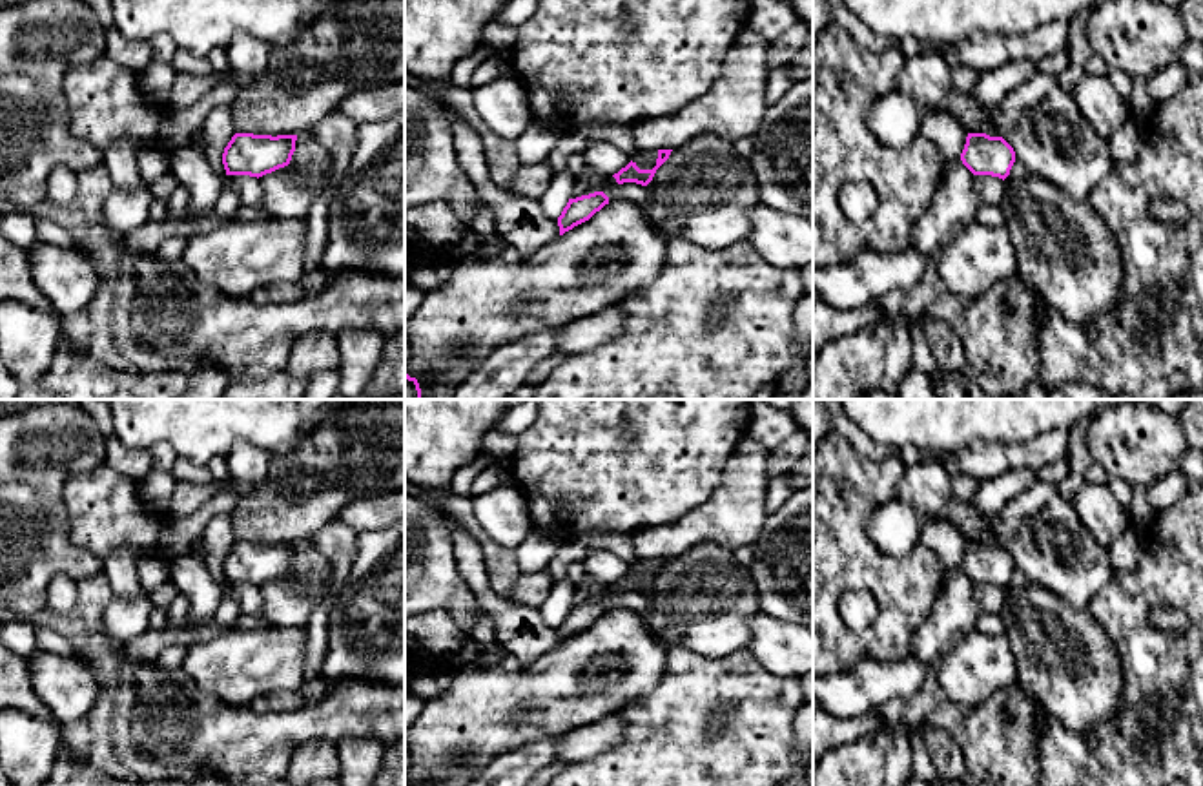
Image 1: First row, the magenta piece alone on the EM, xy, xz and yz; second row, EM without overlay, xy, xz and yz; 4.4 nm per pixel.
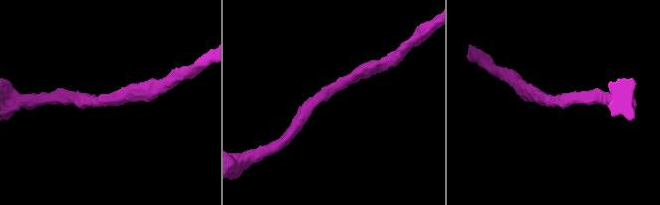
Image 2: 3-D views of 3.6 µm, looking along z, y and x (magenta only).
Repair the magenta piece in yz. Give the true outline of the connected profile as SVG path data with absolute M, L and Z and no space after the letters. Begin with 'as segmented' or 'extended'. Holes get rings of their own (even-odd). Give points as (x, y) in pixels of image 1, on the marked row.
as segmented | M968 133L961 160L973 175L1004 181L1015 162L1015 151L1002 137Z

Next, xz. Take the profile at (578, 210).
as segmented | M594 191L589 195L569 199L567 206L558 217L560 235L589 221L605 204L609 204L609 197L603 191Z

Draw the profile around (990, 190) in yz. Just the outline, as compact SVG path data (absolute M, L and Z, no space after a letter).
M973 175L977 195L982 206L999 206L1004 197L1004 181L992 175Z

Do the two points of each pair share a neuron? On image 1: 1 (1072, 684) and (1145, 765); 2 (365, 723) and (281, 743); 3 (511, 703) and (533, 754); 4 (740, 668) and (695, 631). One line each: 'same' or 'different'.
1: different
2: same
3: different
4: different

